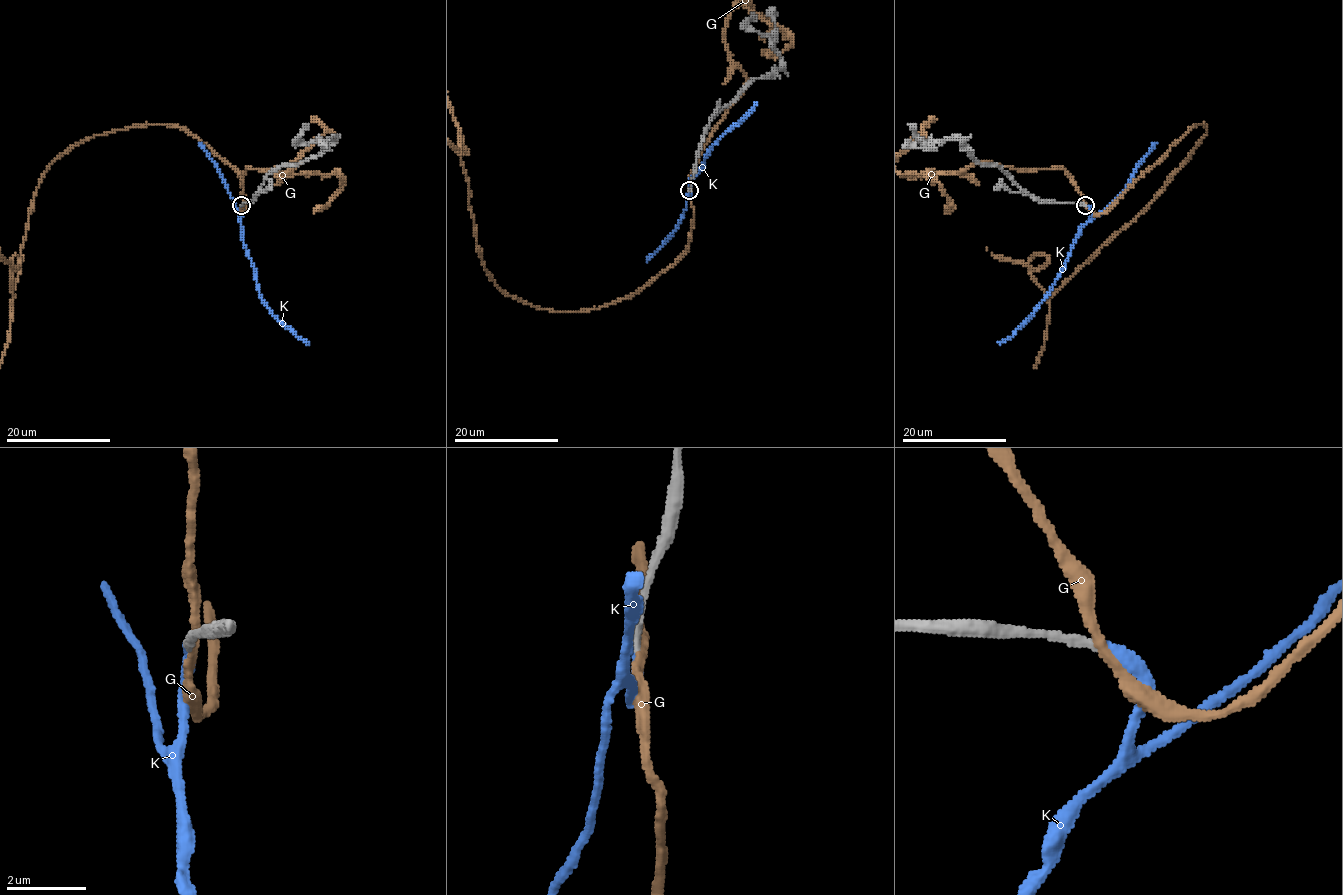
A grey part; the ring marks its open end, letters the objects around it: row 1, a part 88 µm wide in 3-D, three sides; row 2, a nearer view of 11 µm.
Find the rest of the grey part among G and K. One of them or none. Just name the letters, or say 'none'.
K

